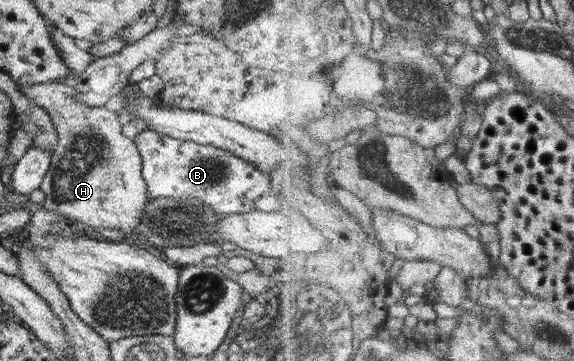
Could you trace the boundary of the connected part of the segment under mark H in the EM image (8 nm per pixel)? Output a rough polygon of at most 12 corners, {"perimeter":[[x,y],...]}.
{"perimeter":[[17,88],[57,145],[39,207],[132,240],[149,198],[119,115]]}

